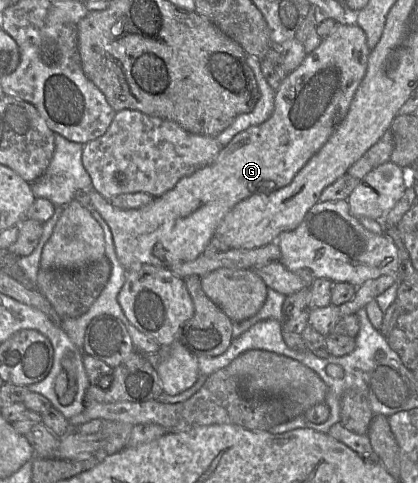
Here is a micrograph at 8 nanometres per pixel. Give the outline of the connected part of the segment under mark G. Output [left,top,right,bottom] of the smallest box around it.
[88,24,370,271]

